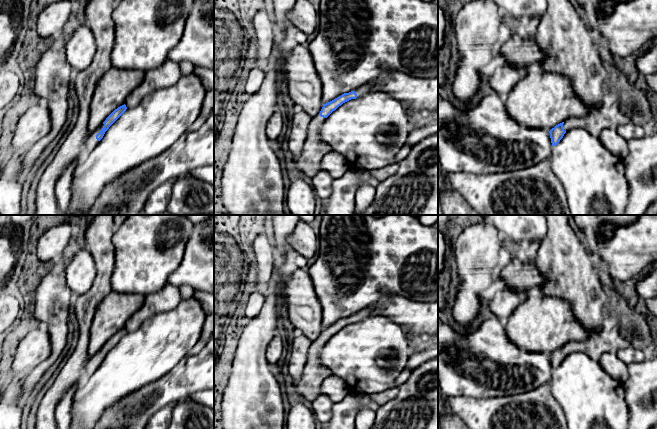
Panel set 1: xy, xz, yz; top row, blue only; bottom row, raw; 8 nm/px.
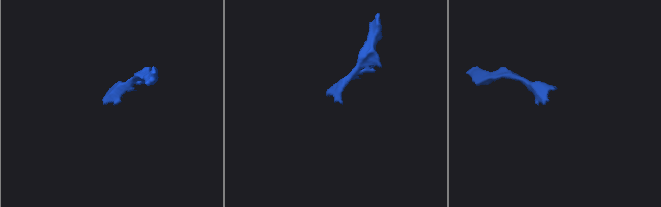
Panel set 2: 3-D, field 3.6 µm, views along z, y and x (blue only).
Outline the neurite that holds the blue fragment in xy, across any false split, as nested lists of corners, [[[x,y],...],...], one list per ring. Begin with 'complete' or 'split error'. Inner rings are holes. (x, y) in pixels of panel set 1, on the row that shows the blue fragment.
split error; [[[125,104],[115,109],[94,132],[87,136],[83,147],[83,154],[85,156],[97,146],[105,132],[126,111],[126,109],[127,107]]]

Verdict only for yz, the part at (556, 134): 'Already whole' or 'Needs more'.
Needs more

